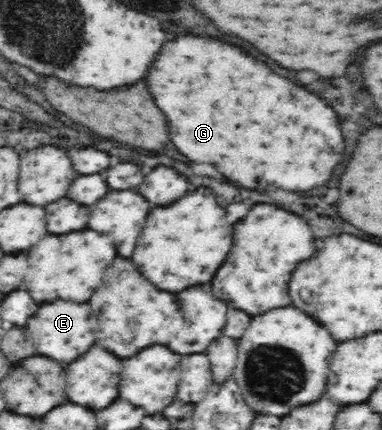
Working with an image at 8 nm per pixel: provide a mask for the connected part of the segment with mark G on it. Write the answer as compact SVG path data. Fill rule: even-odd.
M181 36L163 44L155 68L147 72L147 86L155 104L169 120L171 142L193 162L213 164L223 176L245 188L309 190L325 184L331 172L343 164L343 138L333 108L315 94L303 90L287 78L277 76L265 62L241 52L237 46L215 38Z

